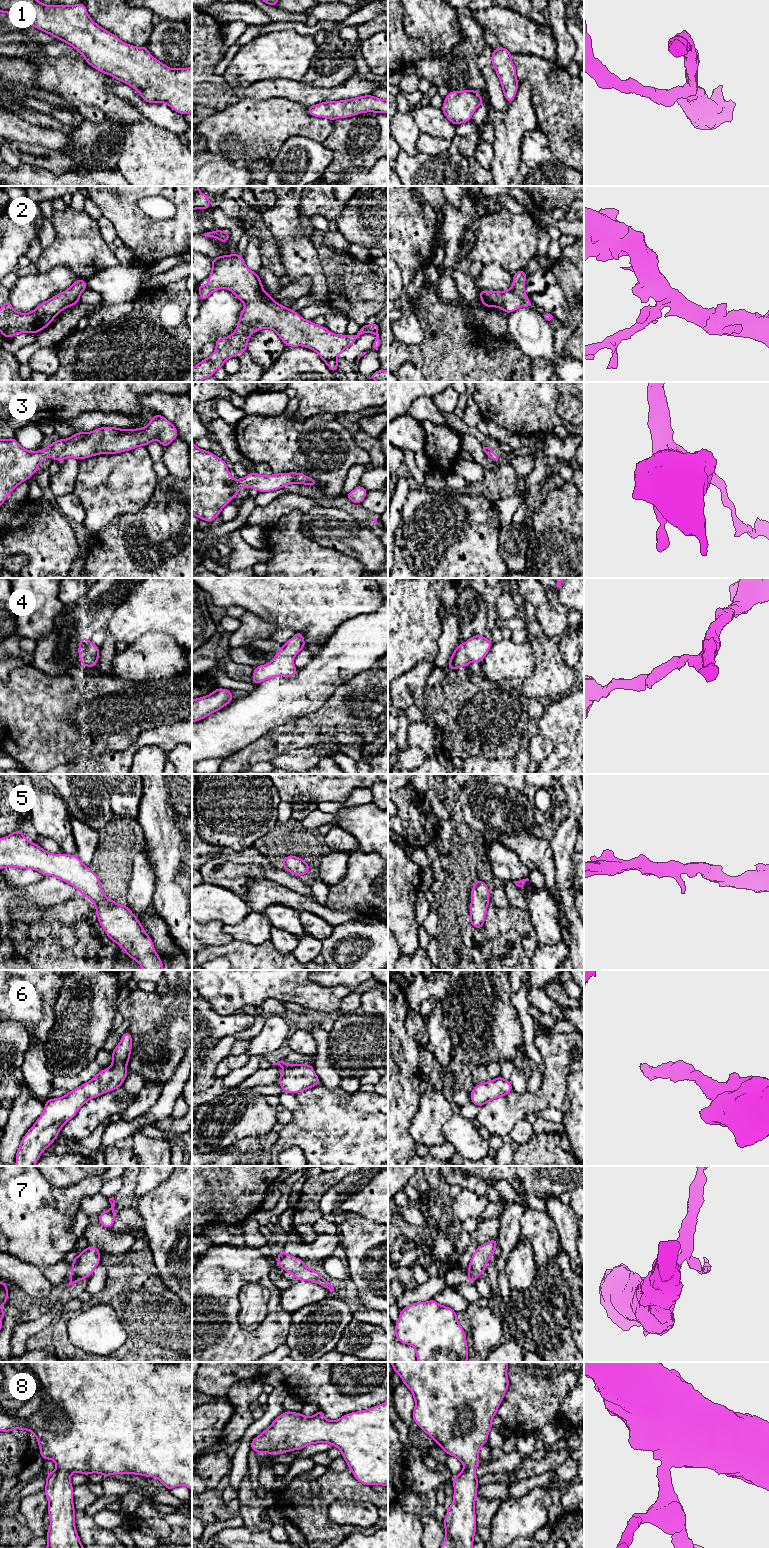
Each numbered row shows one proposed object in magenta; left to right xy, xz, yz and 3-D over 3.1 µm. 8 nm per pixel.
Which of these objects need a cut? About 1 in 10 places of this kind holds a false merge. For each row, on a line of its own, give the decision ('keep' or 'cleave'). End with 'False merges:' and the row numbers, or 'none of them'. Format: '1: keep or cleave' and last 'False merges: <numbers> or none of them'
1: keep
2: keep
3: keep
4: keep
5: keep
6: keep
7: keep
8: keep
False merges: none of them

